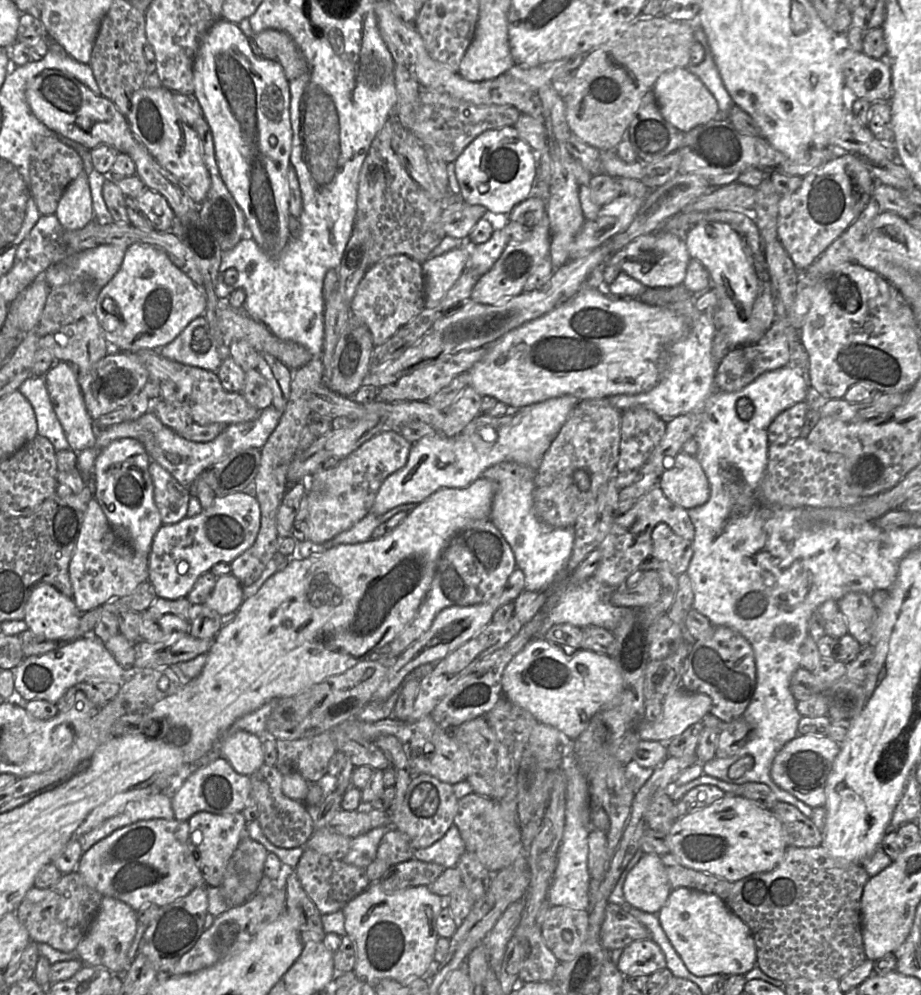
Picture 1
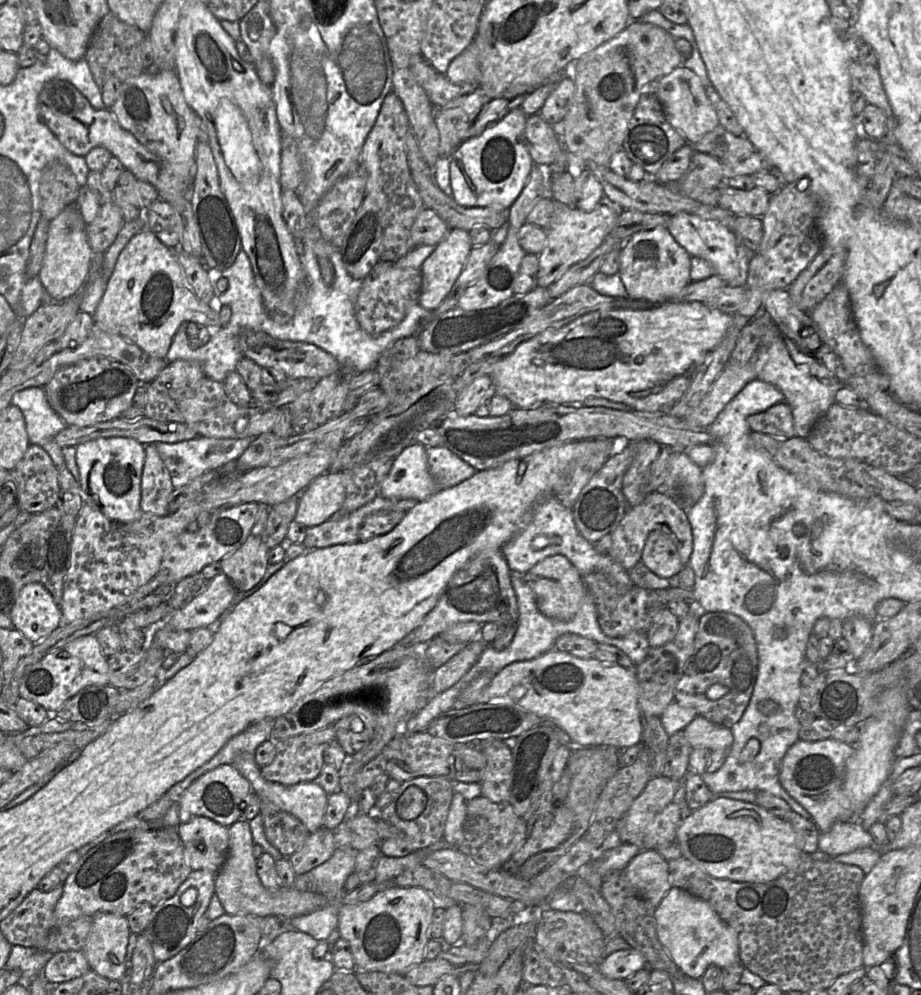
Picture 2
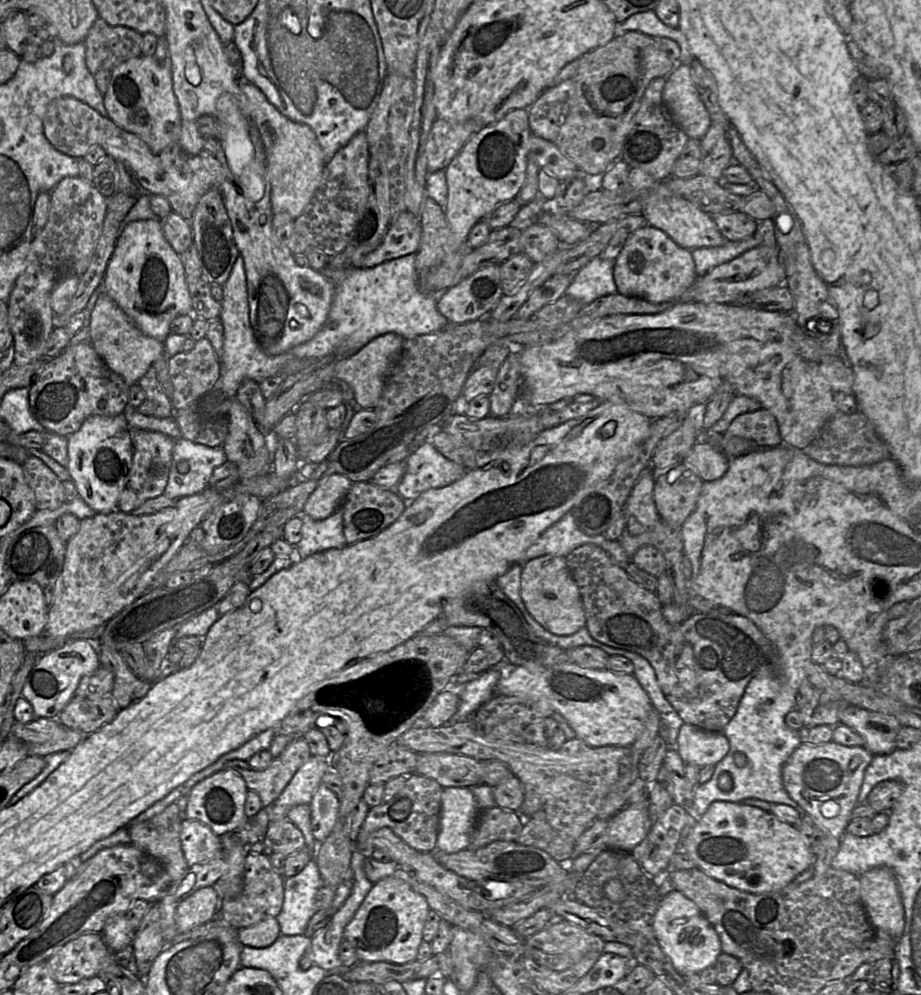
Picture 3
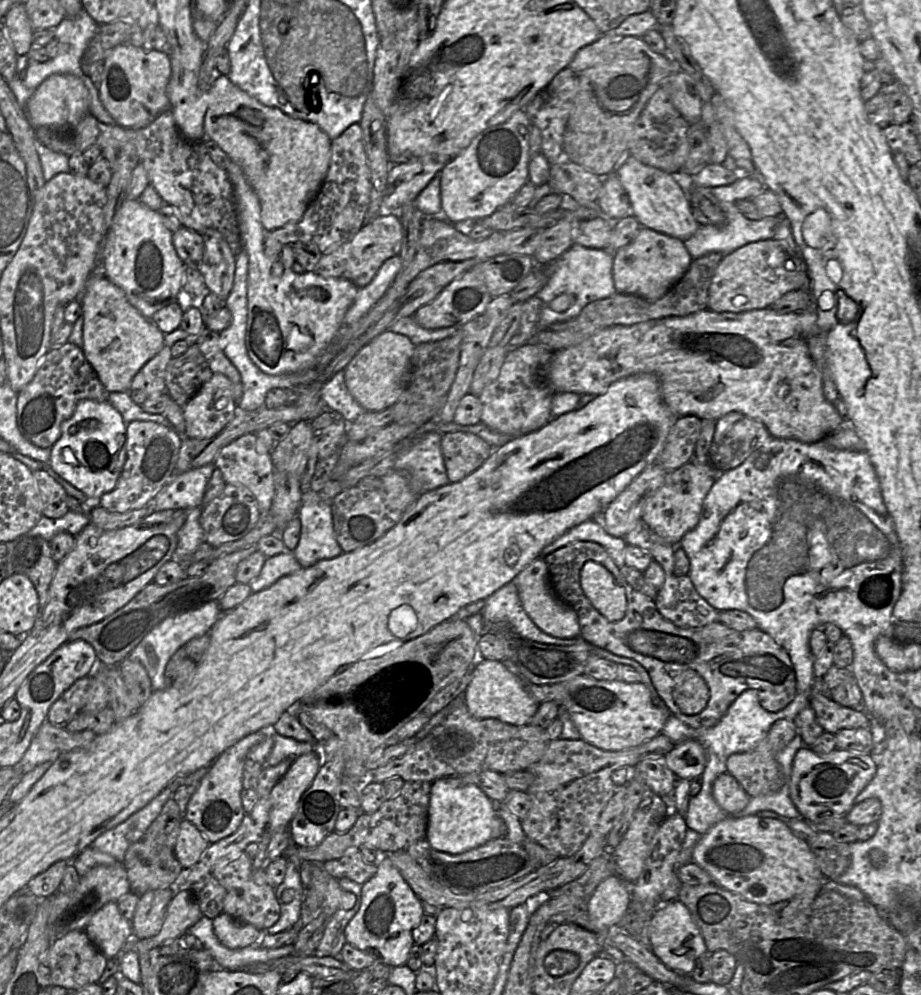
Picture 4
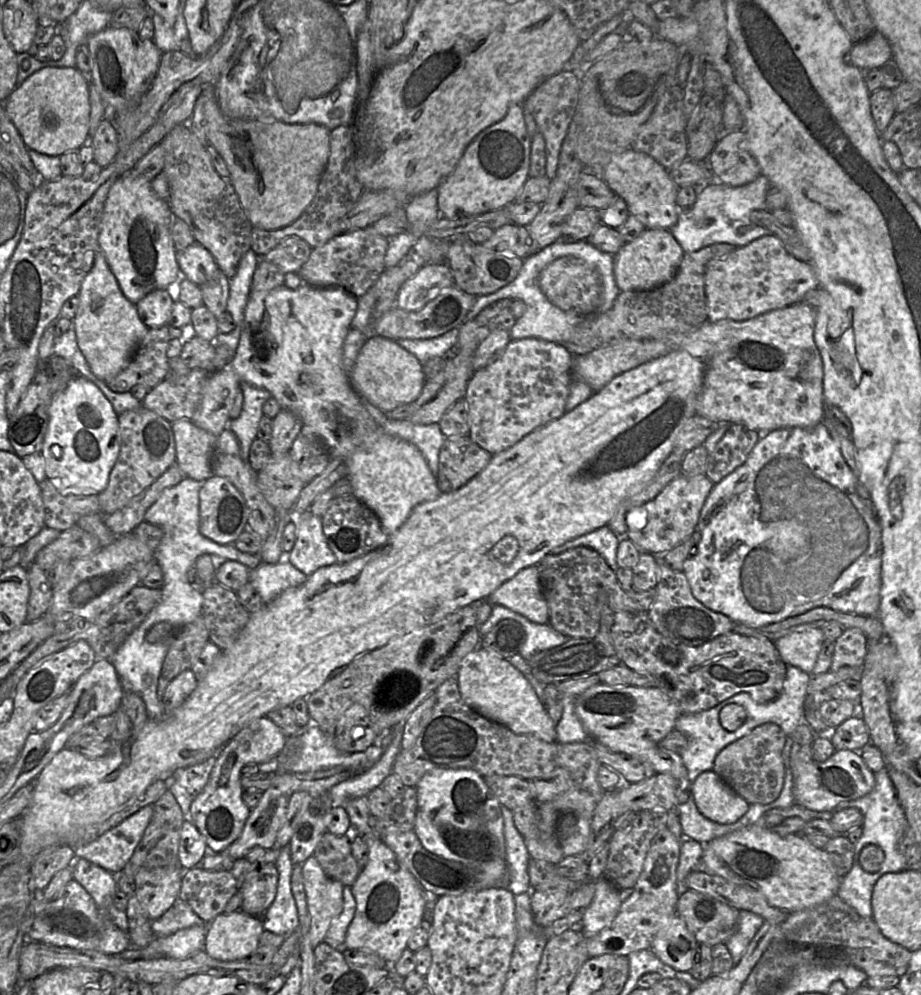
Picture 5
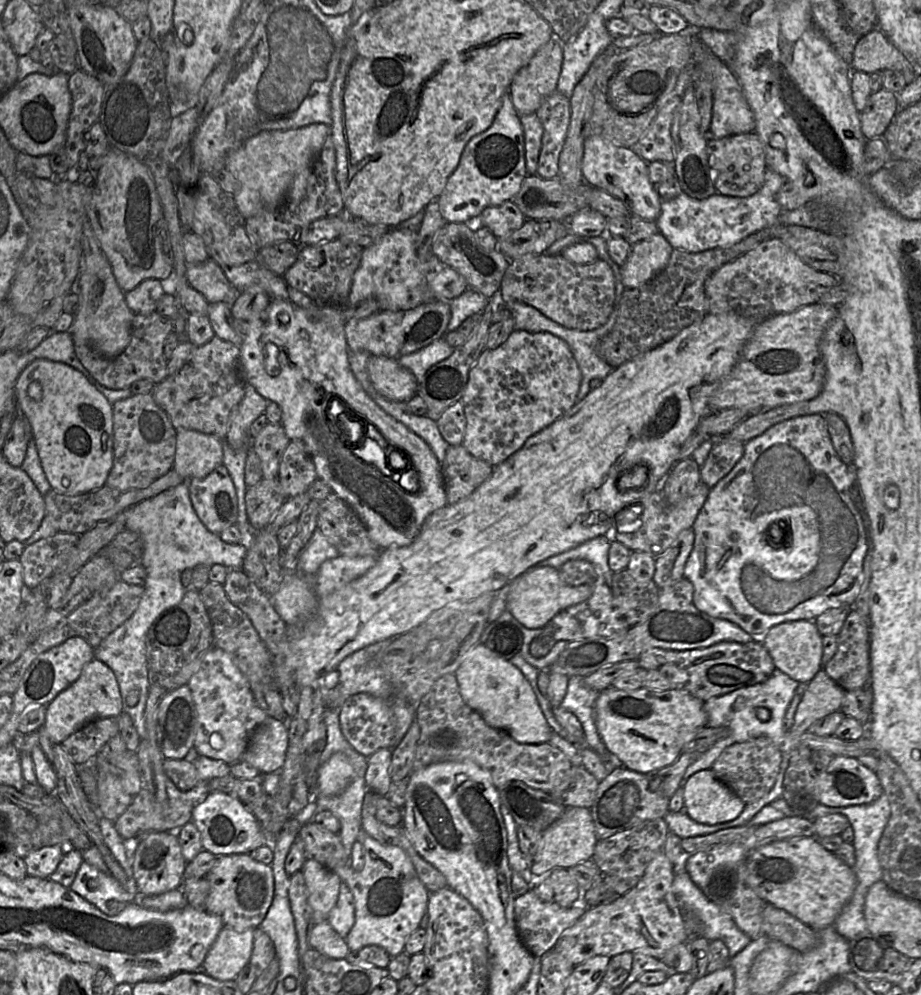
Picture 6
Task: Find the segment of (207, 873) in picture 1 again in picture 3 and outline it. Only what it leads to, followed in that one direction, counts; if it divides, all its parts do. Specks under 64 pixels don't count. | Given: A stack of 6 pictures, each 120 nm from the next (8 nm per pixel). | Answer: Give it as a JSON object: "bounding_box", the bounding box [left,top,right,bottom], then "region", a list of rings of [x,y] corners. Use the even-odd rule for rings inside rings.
{"bounding_box":[180,819,222,867],"region":[[[184,819],[181,822],[180,840],[189,867],[209,862],[222,851],[221,838],[197,820]]]}

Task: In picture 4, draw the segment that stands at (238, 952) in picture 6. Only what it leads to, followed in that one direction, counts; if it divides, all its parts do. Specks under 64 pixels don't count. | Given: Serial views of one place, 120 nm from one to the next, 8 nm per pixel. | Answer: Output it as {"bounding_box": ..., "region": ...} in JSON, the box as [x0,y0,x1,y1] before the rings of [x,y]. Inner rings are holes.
{"bounding_box":[212,912,263,949],"region":[[[223,912],[212,921],[216,937],[229,949],[256,945],[263,935],[263,932],[254,926],[242,923]]]}

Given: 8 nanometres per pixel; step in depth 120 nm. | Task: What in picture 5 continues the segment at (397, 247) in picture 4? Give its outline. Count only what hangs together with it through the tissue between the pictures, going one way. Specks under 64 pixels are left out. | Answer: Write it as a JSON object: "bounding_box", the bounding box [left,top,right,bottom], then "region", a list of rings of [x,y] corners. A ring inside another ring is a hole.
{"bounding_box":[298,226,389,298],"region":[[[370,226],[339,234],[324,245],[313,248],[298,275],[310,286],[340,287],[360,298],[372,288],[385,269],[389,239],[375,233]]]}

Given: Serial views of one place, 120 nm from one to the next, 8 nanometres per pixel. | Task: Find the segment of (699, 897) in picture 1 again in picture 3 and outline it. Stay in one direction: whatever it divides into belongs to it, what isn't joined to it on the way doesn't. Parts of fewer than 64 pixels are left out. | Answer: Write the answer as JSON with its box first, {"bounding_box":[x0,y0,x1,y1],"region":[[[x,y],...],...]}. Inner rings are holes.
{"bounding_box":[653,889,722,974],"region":[[[676,889],[661,898],[653,918],[653,929],[660,947],[680,973],[699,974],[714,966],[722,953],[721,940],[713,925],[692,900]]]}

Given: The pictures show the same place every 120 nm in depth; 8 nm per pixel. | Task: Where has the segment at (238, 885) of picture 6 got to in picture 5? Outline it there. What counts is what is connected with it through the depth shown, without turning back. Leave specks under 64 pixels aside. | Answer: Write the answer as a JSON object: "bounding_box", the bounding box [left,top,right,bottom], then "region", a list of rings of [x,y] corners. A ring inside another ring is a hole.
{"bounding_box":[241,864,278,917],"region":[[[275,864],[264,865],[250,872],[241,888],[241,912],[261,917],[273,903],[278,886],[278,870]]]}

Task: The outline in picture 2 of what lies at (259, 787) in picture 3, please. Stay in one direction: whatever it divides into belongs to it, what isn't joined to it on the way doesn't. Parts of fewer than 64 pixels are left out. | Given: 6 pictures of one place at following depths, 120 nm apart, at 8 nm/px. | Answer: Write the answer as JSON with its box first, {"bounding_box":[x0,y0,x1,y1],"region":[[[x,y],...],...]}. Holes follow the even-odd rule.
{"bounding_box":[261,725,336,786],"region":[[[332,725],[309,734],[275,741],[275,756],[270,764],[261,767],[262,777],[269,782],[285,786],[316,780],[325,765],[324,751],[329,743],[336,741],[335,738],[335,729]]]}

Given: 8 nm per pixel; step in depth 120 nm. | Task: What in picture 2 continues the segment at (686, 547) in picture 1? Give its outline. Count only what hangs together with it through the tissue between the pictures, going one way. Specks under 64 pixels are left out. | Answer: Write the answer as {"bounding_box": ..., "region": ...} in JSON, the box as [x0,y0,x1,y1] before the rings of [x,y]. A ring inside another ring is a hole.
{"bounding_box":[640,527,684,579],"region":[[[660,527],[650,532],[640,561],[652,572],[667,579],[675,579],[684,567],[675,535],[668,527]]]}

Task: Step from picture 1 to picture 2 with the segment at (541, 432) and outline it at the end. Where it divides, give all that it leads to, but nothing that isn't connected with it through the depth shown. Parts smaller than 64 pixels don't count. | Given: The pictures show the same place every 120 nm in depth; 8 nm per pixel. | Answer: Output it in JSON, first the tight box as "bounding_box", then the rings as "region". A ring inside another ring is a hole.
{"bounding_box":[380,442,438,501],"region":[[[417,442],[394,459],[389,474],[381,484],[380,495],[424,501],[438,491],[429,471],[426,447]]]}

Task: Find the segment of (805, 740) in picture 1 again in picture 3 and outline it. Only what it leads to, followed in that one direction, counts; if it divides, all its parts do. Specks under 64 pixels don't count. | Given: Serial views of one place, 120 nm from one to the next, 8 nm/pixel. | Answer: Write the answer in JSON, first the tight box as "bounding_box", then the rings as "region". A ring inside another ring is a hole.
{"bounding_box":[782,740,872,875],"region":[[[833,740],[819,745],[801,743],[782,768],[787,793],[825,833],[824,851],[816,856],[813,863],[814,875],[821,875],[832,867],[872,758],[872,753],[864,746],[849,747]]]}

